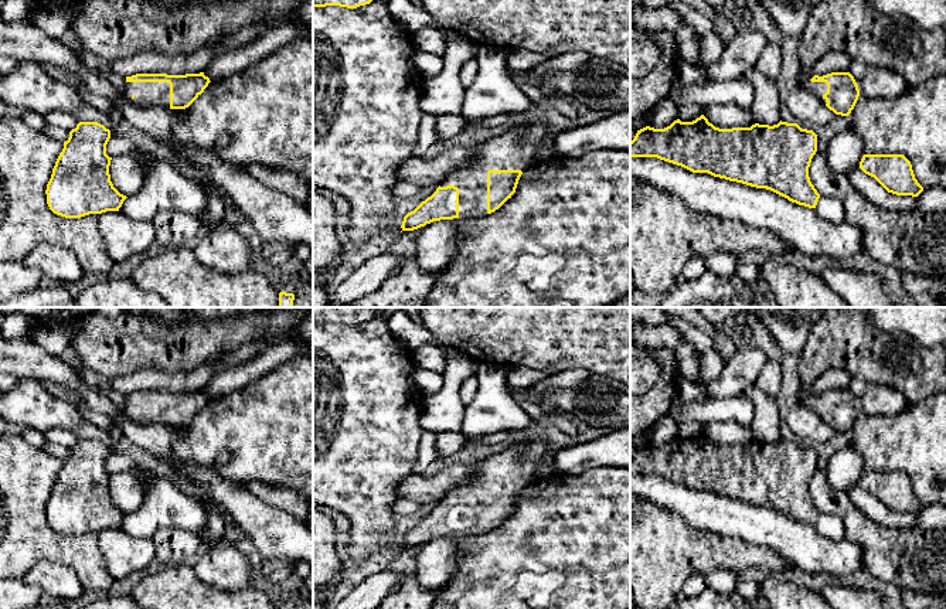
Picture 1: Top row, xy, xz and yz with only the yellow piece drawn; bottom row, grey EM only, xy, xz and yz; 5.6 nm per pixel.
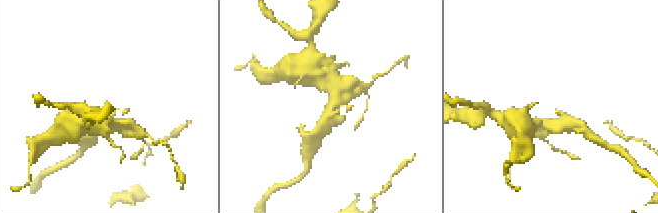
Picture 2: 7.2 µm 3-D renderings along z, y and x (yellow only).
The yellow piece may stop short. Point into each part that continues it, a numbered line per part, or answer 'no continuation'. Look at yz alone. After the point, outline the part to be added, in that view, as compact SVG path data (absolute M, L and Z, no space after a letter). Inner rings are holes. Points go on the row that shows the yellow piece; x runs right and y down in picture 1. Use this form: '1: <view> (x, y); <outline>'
1: yz (817, 88); M800 76L799 86L809 89L813 92L824 105L827 103L823 95L827 92L826 82L811 82L810 79L803 79Z

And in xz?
1: xz (516, 149); M551 125L514 126L473 149L473 157L452 171L439 186L459 188L459 218L487 215L487 171L527 170L537 163L541 143L554 133Z

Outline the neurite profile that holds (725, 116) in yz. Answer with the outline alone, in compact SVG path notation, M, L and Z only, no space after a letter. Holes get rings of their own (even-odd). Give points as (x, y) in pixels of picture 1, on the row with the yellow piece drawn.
M708 105L702 108L702 115L719 129L751 127L756 123L751 109L742 109L736 105Z

